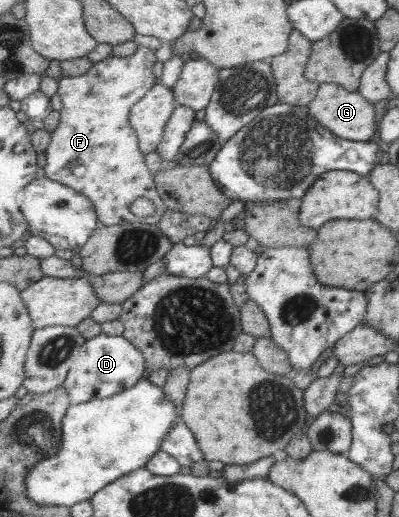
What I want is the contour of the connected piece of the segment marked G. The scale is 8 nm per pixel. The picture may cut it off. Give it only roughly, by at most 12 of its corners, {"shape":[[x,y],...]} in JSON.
{"shape":[[322,83],[308,114],[332,134],[370,141],[378,105]]}

